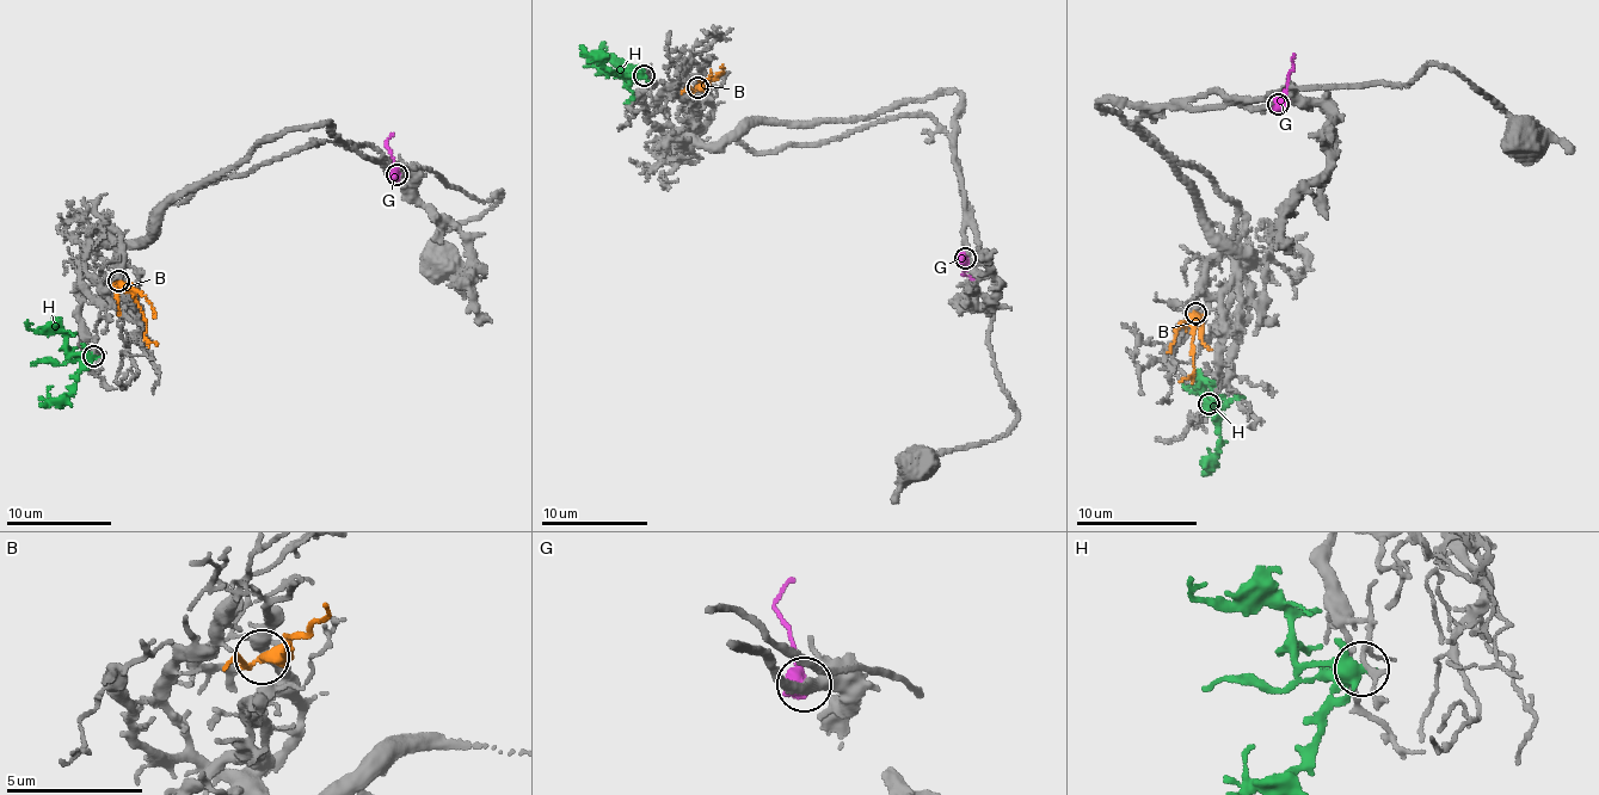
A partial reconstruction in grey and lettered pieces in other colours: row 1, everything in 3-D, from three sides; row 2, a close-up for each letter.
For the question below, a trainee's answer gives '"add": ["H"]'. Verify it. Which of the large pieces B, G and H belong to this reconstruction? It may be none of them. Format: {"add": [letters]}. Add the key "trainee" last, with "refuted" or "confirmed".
{"add": ["B"], "trainee": "refuted"}

